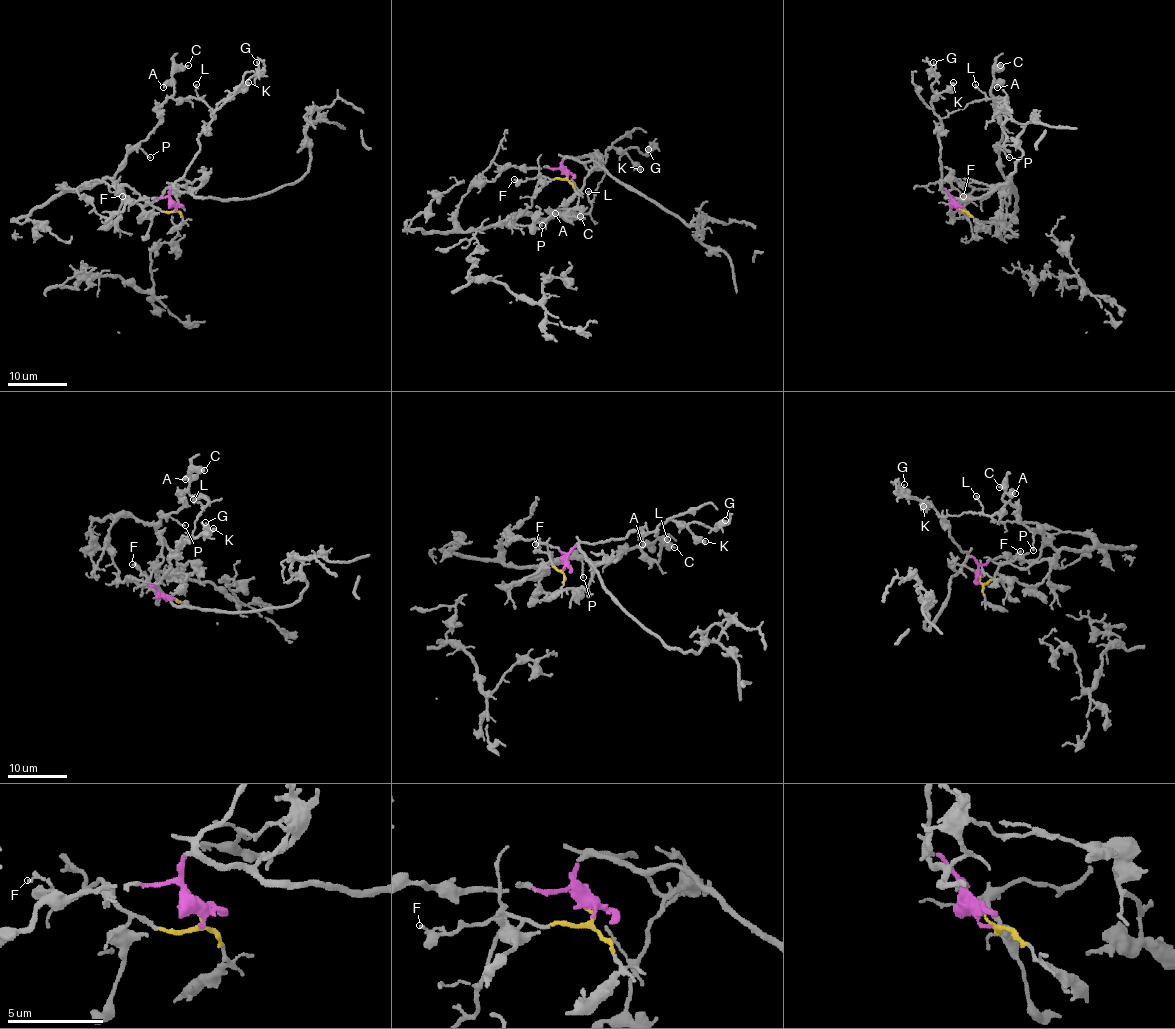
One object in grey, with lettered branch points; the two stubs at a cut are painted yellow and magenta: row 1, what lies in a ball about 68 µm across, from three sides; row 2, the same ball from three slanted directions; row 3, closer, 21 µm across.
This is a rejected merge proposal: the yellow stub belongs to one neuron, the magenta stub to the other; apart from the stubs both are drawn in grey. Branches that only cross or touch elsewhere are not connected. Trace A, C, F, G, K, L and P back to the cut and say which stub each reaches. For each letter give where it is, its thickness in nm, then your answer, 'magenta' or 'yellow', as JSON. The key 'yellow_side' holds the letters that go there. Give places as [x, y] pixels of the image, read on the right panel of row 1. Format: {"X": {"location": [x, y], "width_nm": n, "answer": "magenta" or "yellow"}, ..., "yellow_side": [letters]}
{"A": {"location": [997, 87], "width_nm": 400, "answer": "yellow"}, "C": {"location": [1000, 65], "width_nm": 280, "answer": "yellow"}, "F": {"location": [963, 196], "width_nm": 200, "answer": "yellow"}, "G": {"location": [933, 62], "width_nm": 120, "answer": "magenta"}, "K": {"location": [953, 82], "width_nm": 360, "answer": "magenta"}, "L": {"location": [975, 84], "width_nm": 180, "answer": "yellow"}, "P": {"location": [1009, 157], "width_nm": 150, "answer": "yellow"}, "yellow_side": ["A", "C", "F", "L", "P"]}

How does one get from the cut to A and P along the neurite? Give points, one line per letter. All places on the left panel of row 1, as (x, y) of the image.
A: (173, 204), (170, 212), (157, 209), (114, 179), (175, 91), (173, 83), (163, 88)
P: (173, 204), (170, 212), (157, 209), (114, 179), (133, 150), (141, 148), (150, 157)

